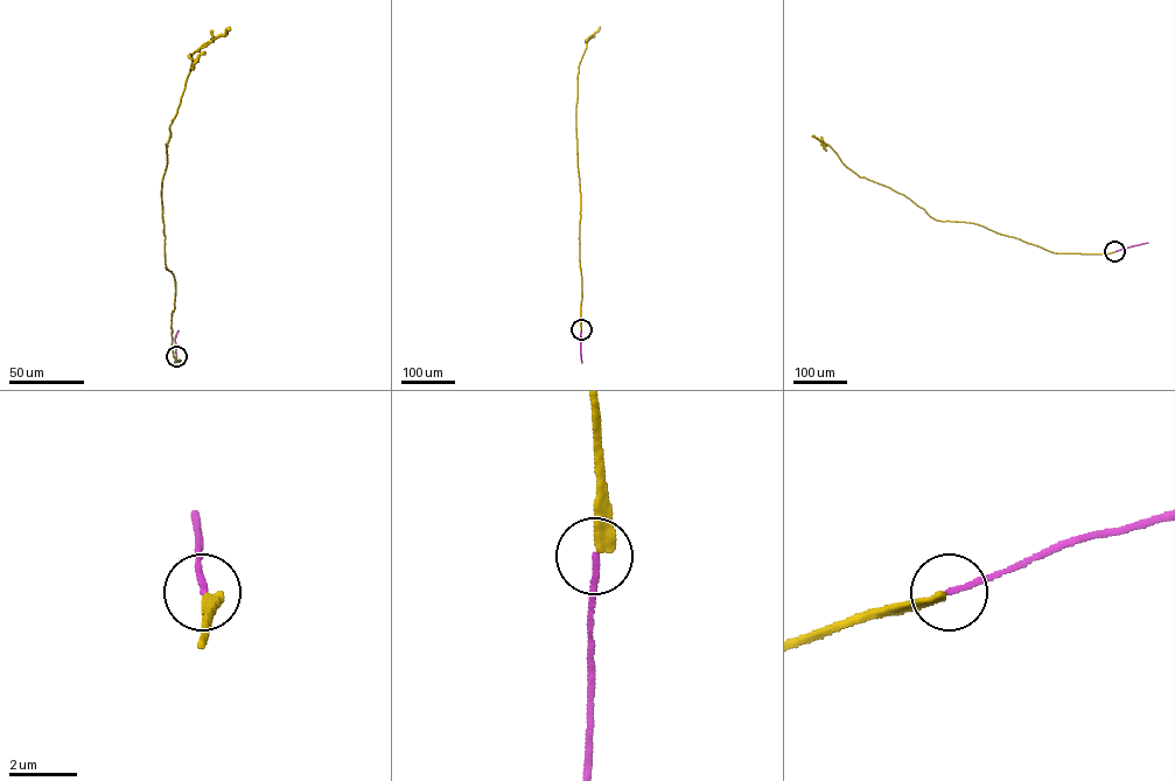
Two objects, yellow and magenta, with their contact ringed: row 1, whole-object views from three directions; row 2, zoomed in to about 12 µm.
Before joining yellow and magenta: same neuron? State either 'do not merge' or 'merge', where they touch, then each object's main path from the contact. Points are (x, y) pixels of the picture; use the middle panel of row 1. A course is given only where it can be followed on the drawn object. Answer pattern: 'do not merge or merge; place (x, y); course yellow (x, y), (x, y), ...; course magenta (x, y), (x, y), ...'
do not merge; place (581, 329); course yellow (581, 329), (578, 77), (586, 43), (600, 26); course magenta (581, 329), (581, 362)

